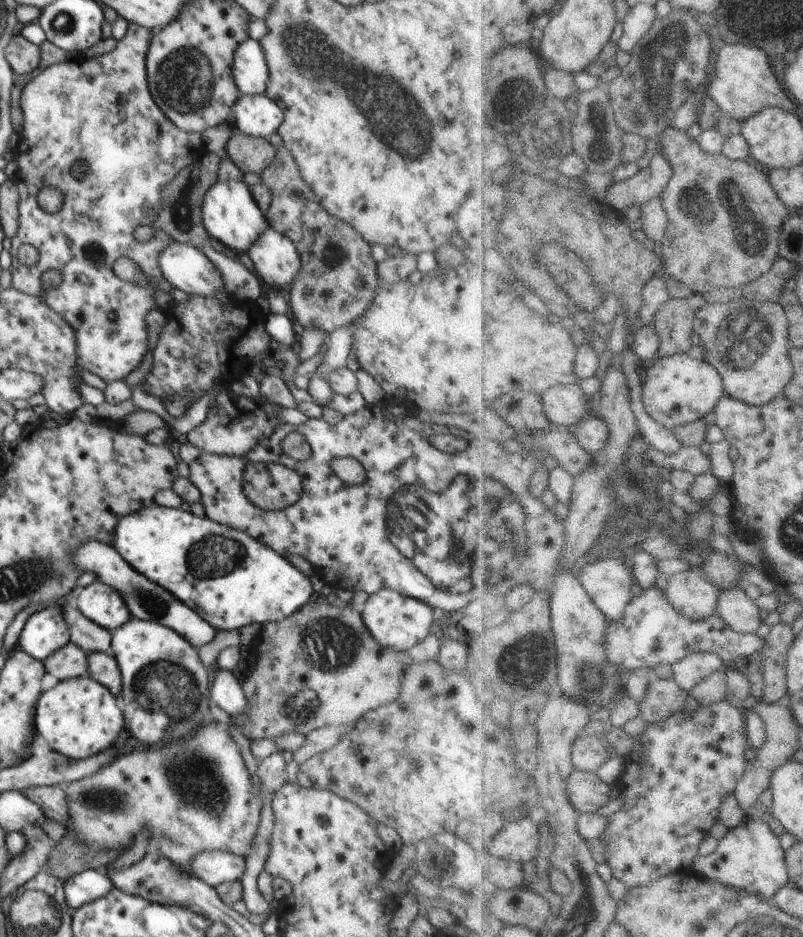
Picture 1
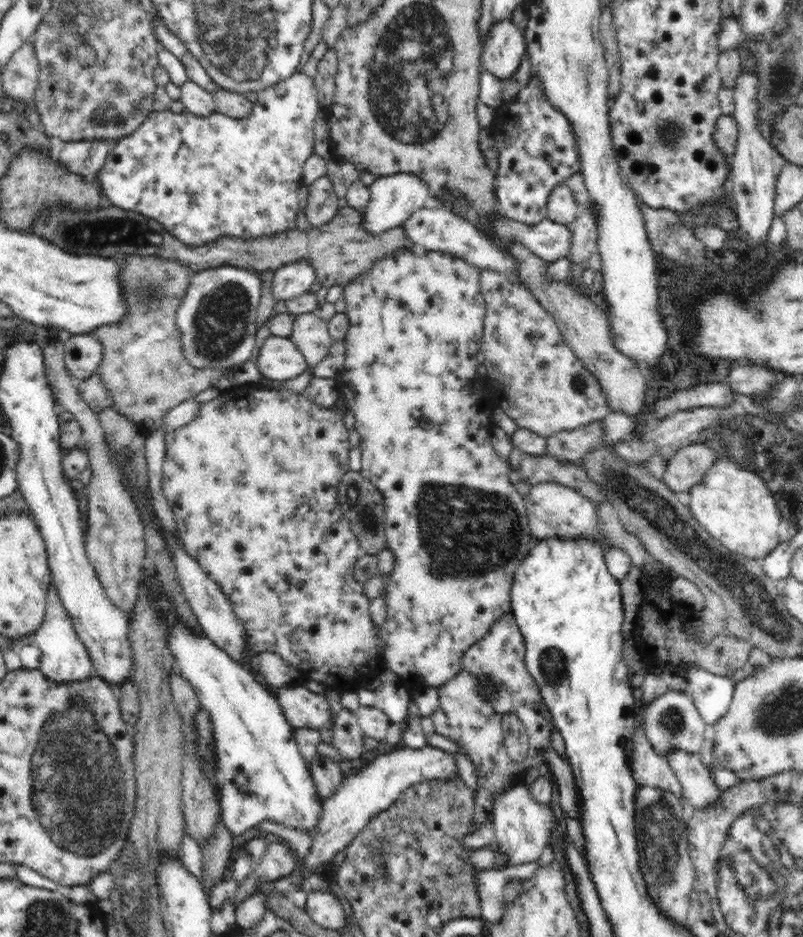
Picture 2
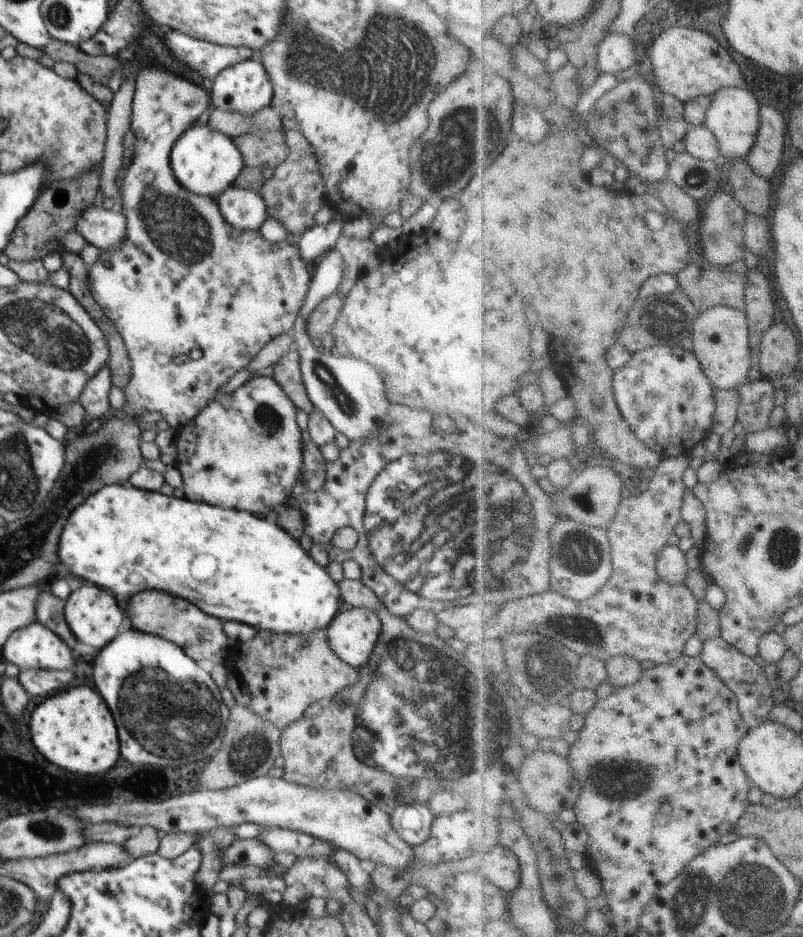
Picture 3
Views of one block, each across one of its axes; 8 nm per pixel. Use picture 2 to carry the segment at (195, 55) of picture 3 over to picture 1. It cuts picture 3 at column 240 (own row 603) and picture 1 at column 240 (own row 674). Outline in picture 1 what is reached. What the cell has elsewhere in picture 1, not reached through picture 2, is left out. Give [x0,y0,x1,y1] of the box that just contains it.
[233,39,269,95]

